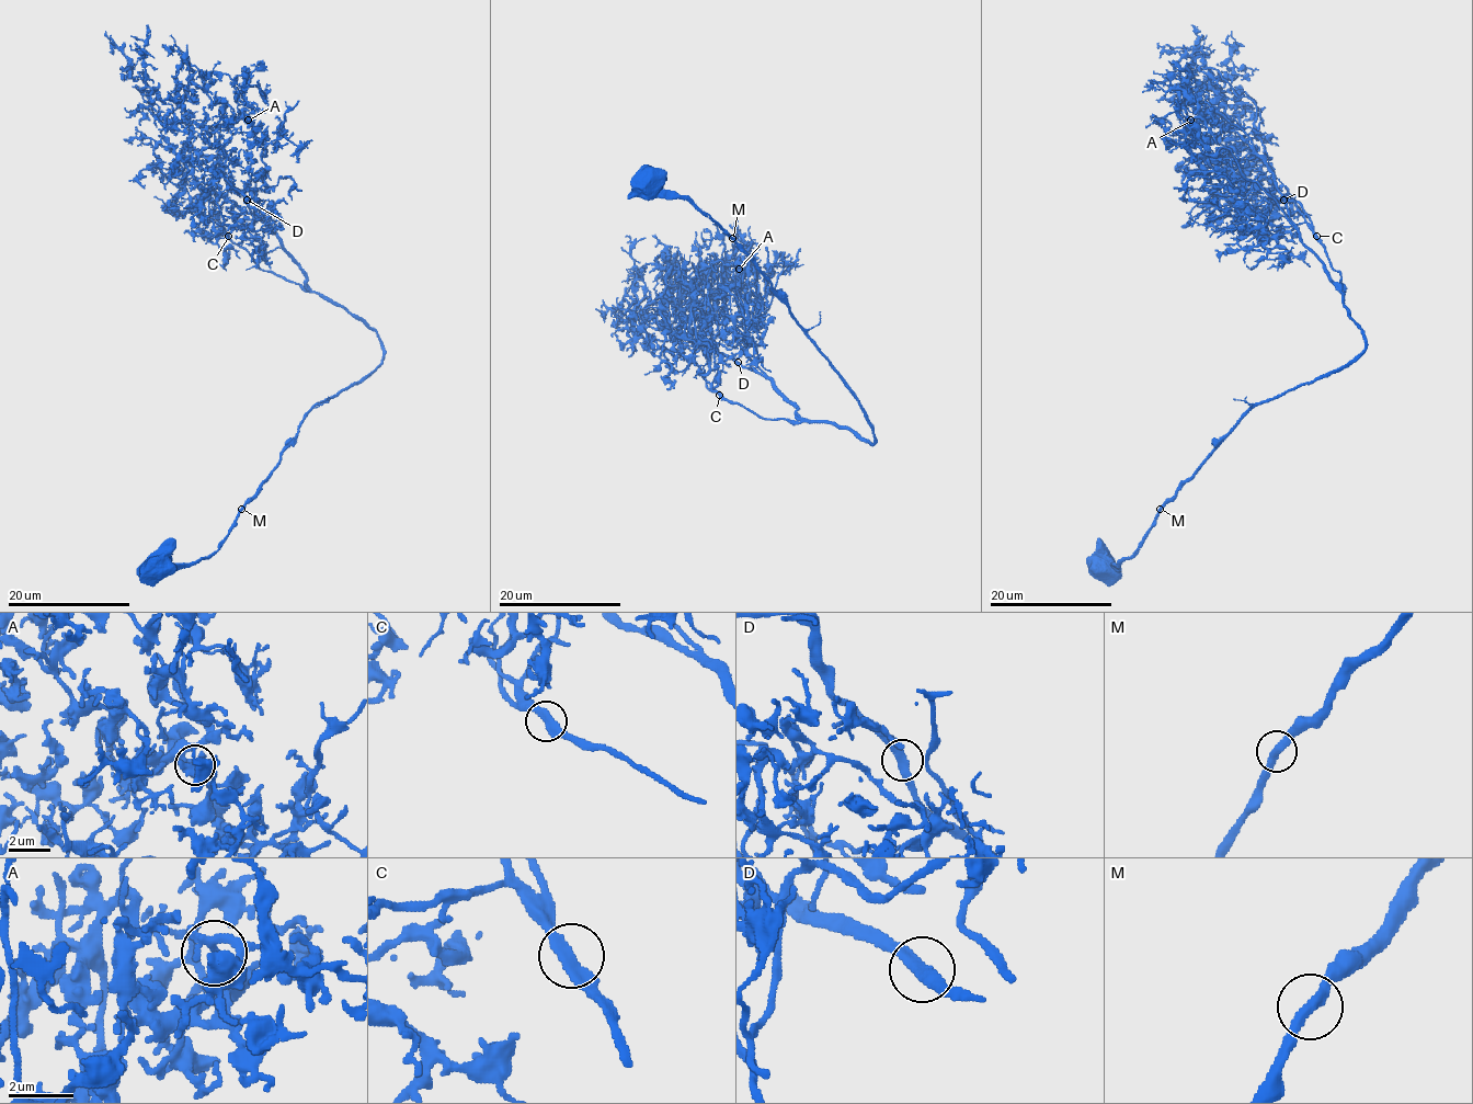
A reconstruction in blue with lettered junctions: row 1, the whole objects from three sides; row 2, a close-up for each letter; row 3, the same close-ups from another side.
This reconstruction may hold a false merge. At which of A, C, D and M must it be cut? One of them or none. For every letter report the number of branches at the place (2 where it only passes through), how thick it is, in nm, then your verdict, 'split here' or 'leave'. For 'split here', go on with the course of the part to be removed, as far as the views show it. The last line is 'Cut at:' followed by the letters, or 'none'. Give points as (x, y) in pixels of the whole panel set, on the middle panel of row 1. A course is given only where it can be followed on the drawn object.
A: 2 | 300 nm | leave
C: 2 | 300 nm | leave
D: 2 | 320 nm | leave
M: 2 | 320 nm | leave
Cut at: none

